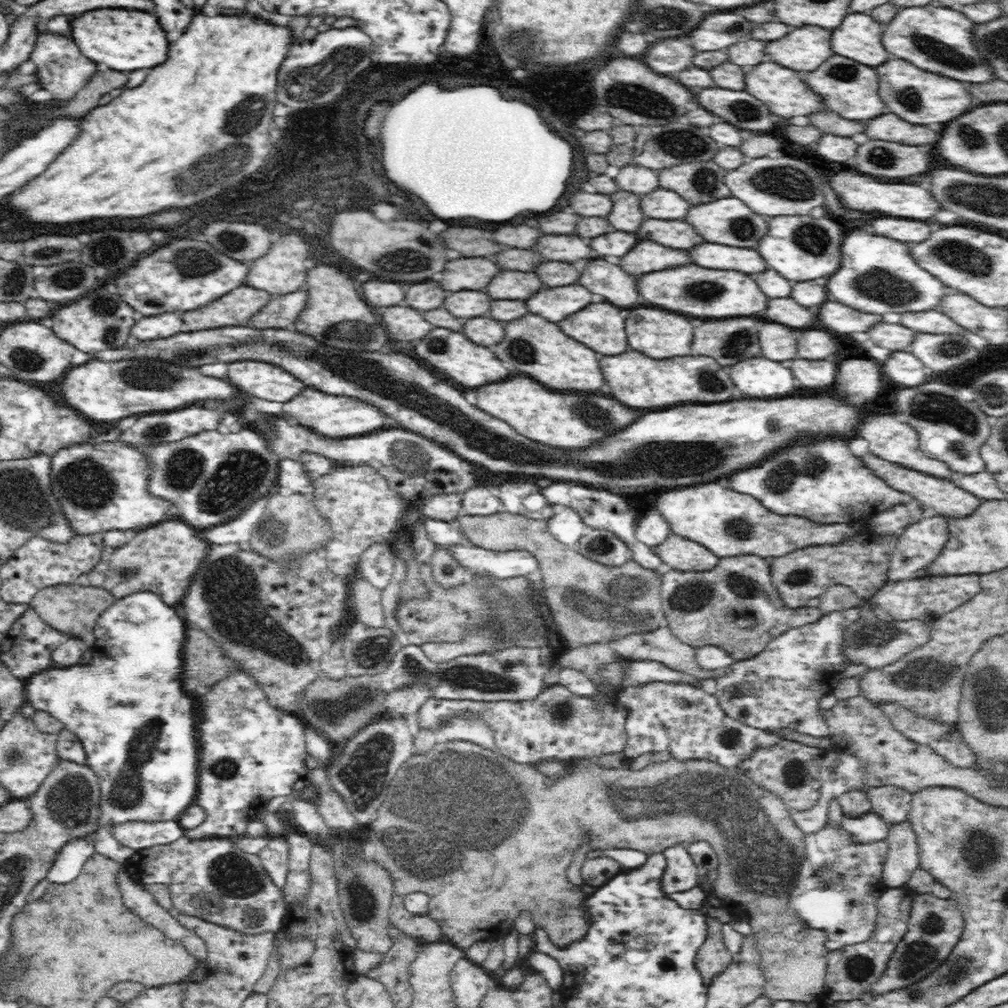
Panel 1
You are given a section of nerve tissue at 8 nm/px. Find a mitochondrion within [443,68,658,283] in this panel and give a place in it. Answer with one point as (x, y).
(563, 247)

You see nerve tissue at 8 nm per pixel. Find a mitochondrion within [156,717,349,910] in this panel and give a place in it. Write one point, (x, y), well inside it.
(225, 769)

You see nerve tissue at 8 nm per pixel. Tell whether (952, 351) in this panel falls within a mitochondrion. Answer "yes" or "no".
yes

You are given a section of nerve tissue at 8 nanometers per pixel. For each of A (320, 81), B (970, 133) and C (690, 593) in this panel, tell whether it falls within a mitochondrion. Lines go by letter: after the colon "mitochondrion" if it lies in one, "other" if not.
A: mitochondrion
B: mitochondrion
C: mitochondrion

